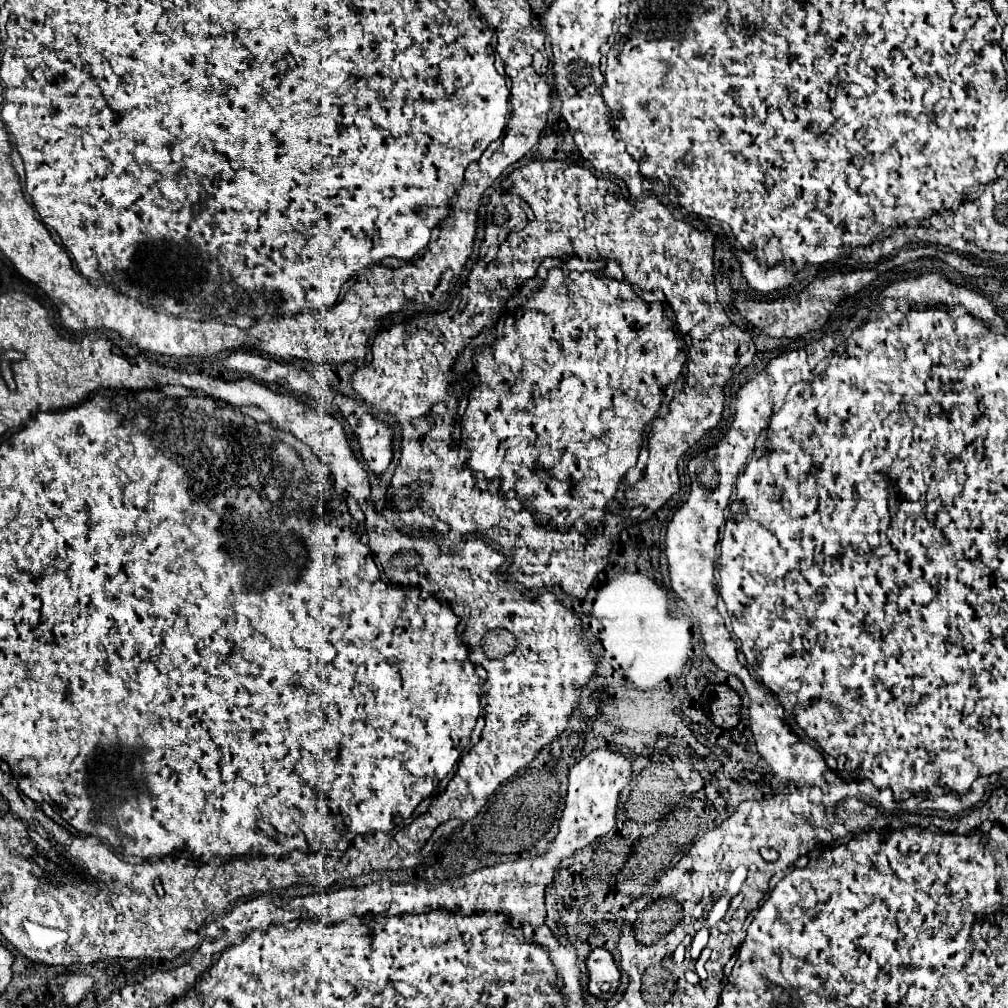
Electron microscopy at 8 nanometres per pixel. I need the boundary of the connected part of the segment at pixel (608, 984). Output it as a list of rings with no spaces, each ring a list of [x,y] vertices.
[[[593,948],[587,958],[587,992],[595,998],[609,1000],[619,986],[619,970],[605,948]]]

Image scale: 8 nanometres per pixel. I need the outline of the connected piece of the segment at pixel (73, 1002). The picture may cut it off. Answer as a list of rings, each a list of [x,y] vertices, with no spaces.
[[[67,974],[63,984],[63,998],[67,1006],[77,1006],[93,988],[95,980],[89,974]]]

